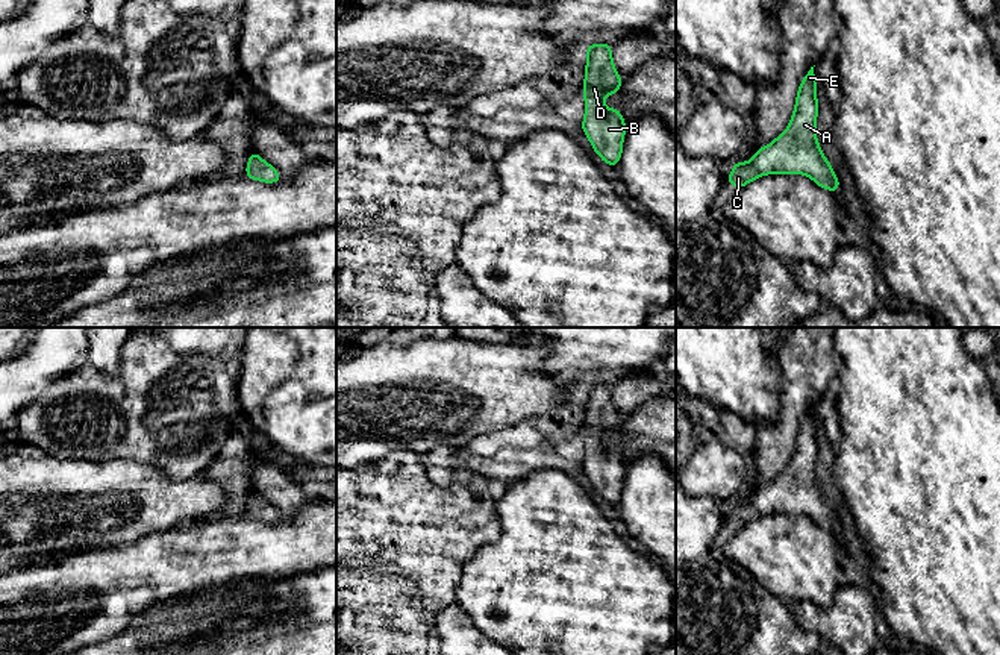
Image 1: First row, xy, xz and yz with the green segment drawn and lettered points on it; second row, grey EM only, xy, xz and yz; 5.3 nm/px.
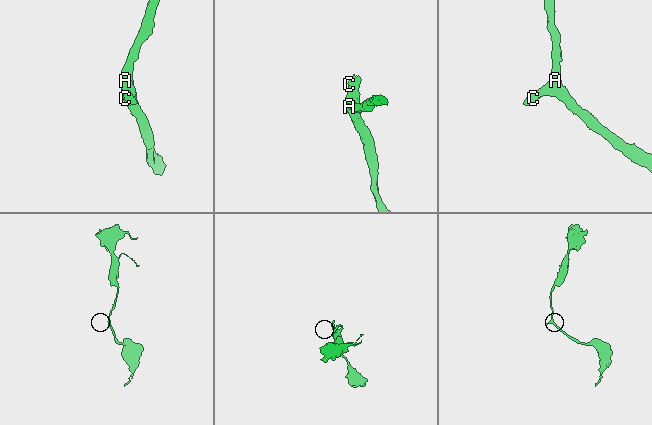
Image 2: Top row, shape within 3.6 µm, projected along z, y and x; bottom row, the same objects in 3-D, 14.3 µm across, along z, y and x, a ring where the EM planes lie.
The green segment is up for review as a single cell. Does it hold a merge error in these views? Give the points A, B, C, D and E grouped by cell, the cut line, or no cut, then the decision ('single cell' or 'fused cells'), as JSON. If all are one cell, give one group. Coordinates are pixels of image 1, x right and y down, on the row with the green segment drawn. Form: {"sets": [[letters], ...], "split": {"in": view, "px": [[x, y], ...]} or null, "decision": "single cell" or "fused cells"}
{"sets": [["A", "B", "C", "D", "E"]], "split": null, "decision": "single cell"}

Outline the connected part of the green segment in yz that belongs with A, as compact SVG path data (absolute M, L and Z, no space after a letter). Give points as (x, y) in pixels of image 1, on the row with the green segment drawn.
M811 67L800 83L788 129L768 146L758 149L752 161L733 162L732 173L724 180L738 190L773 173L806 174L818 186L836 193L839 179L817 141L817 83Z

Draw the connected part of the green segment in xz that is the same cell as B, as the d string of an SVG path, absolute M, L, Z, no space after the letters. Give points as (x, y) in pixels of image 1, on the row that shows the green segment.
M600 42L585 45L588 62L585 65L585 118L580 123L583 133L592 144L594 152L608 165L620 164L626 123L617 108L608 109L603 99L618 94L623 77L612 62L612 45Z

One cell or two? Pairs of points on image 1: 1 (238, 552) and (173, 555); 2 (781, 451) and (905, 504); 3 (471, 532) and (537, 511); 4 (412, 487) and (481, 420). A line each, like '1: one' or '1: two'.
1: one
2: two
3: two
4: two

